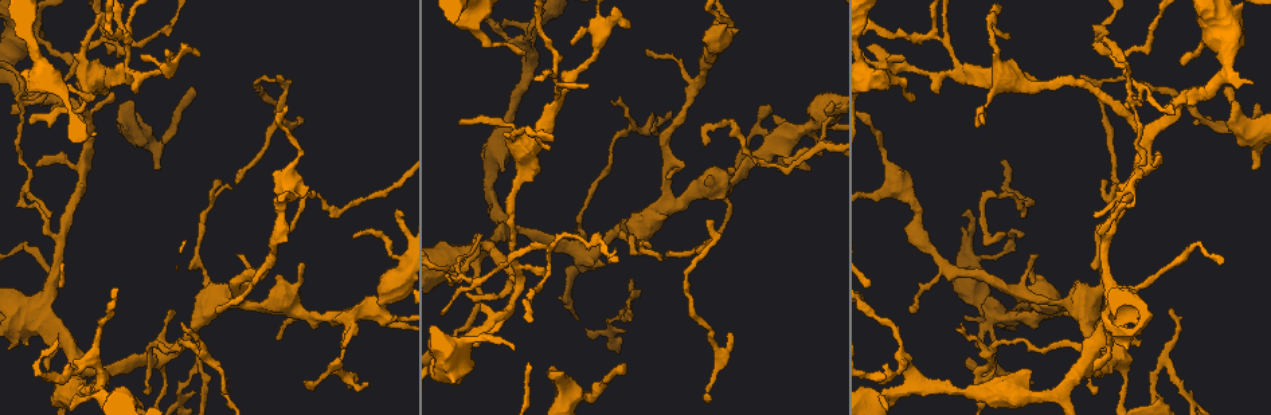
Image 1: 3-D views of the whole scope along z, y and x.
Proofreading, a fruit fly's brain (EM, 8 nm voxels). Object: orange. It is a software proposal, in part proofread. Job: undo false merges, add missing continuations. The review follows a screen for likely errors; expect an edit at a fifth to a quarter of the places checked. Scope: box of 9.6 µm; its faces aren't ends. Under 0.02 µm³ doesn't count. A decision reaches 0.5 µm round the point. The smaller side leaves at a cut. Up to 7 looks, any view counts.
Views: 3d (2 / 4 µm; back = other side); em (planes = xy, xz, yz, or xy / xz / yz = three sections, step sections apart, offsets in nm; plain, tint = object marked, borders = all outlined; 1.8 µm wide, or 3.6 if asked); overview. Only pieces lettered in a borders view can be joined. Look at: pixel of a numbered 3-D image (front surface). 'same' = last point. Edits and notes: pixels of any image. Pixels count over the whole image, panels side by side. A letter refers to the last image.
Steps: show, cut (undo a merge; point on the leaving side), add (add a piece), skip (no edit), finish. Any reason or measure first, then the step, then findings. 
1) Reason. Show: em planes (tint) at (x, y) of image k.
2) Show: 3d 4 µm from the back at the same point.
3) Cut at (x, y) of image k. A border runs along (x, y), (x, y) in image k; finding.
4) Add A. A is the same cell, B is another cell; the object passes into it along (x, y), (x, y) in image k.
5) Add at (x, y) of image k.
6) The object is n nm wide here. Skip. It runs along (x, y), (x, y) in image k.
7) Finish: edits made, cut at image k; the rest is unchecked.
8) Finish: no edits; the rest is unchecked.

Abrupt turn. Show: em xy step 8 (tint) at (340, 357) of image 1.

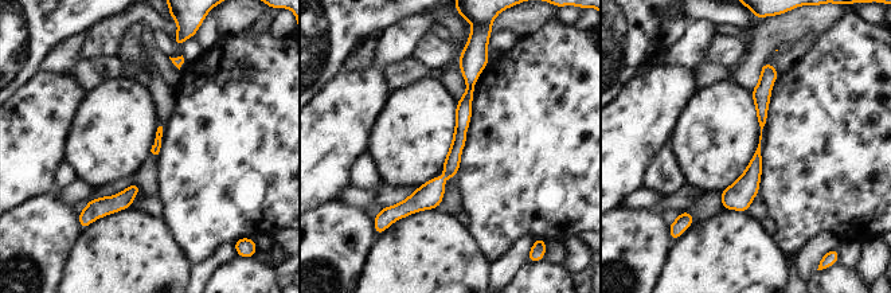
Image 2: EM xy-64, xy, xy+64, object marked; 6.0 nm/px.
Show: em xz step 8 (borders) at the same point.

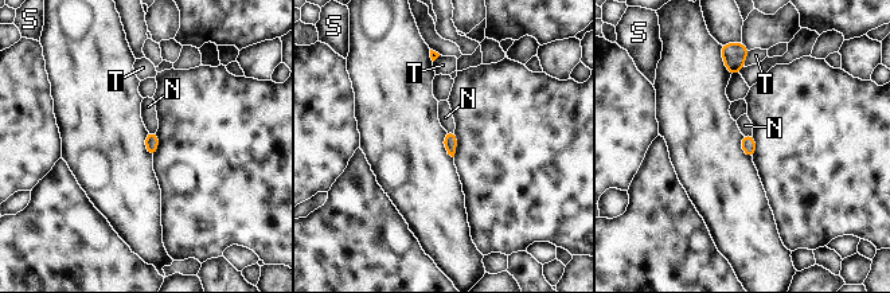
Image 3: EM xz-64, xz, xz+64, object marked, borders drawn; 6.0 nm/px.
Skip. N, S and T are other cells; a border runs along (752, 133), (744, 136) in image 3; all the same cell.

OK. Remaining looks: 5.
Abrupt turn. Show: 3d 2 µm at (157, 358) of image 1.

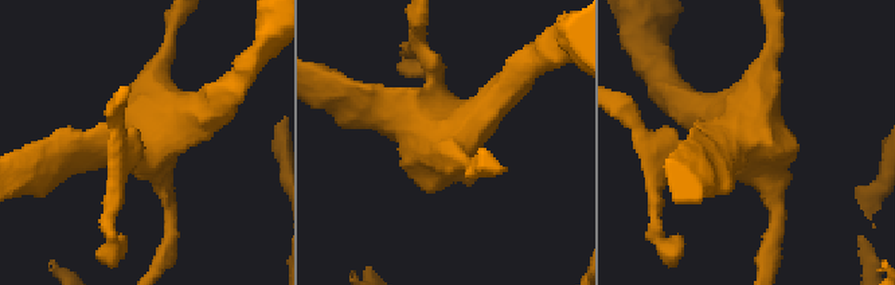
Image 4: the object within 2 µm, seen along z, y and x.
Show: em planes (tint) at (734, 135) of image 4.

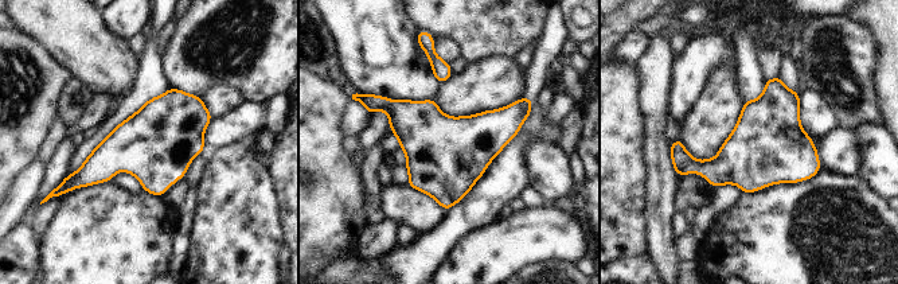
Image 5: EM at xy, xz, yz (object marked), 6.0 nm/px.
Show: em planes (borders) at the same point.

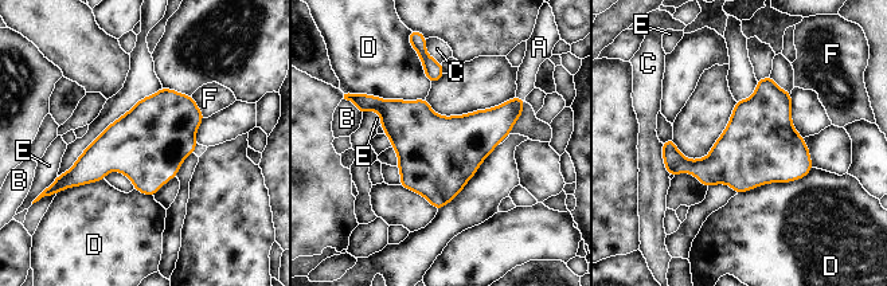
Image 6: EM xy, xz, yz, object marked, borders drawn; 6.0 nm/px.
Skip. A, B, C, D, E and F are other cells; a border runs along (813, 168), (737, 195) in image 6; continuous, no second cell.

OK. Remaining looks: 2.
Two arms in line, one across. Show: em planes (borders) at (448, 273) of image 1.

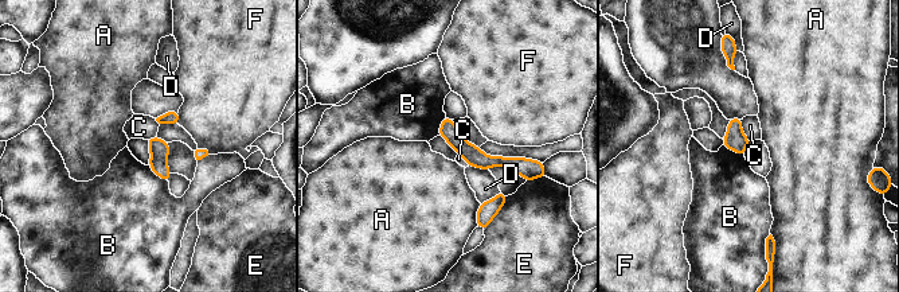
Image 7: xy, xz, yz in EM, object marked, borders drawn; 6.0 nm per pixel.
The object is 120 nm wide here. Skip. A, B, C, D, E and F are other cells; it runs along (442, 128), (480, 160), (526, 163) in image 7; one cell here.

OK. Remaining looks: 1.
Finish: no edits; the rest is unchecked.

